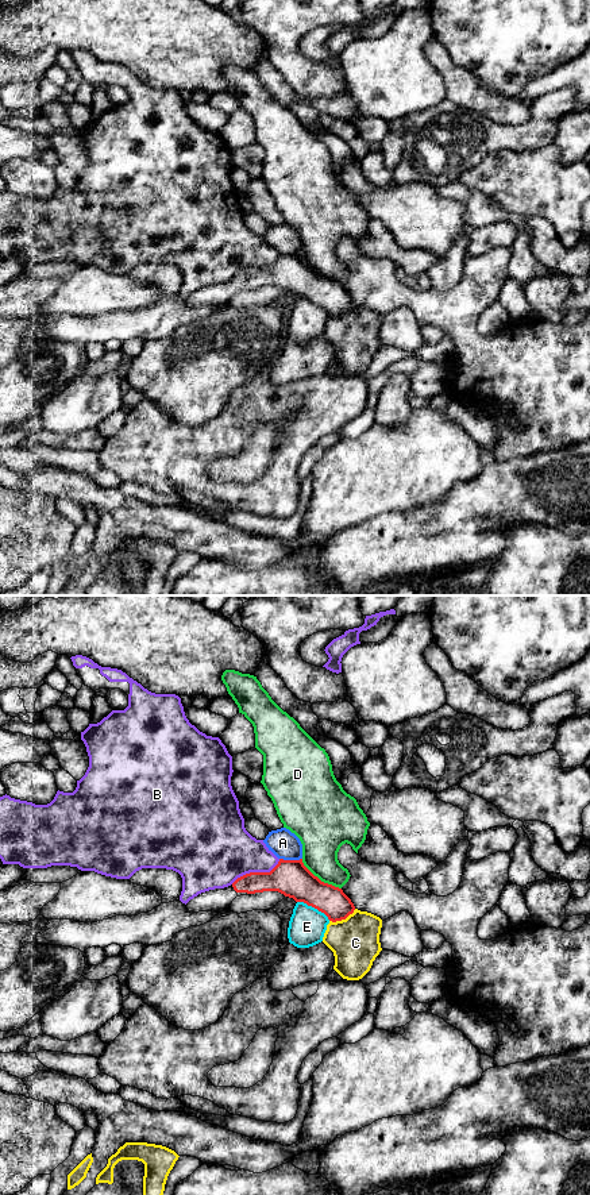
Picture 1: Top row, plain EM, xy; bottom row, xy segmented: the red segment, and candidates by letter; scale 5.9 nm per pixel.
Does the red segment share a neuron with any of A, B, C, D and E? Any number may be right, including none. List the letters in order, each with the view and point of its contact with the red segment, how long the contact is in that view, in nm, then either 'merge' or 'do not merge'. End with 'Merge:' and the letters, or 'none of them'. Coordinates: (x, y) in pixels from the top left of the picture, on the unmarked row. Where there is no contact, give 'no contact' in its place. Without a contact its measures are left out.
A: meets red in xy at (290, 255); contact 140 nm long; do not merge
B: meets red in xy at (255, 268); contact 320 nm long; do not merge
C: meets red in xy at (342, 313); contact 180 nm long; do not merge
D: meets red in xy at (319, 274); contact 300 nm long; do not merge
E: meets red in xy at (313, 301); contact 240 nm long; do not merge
Merge: none of them

